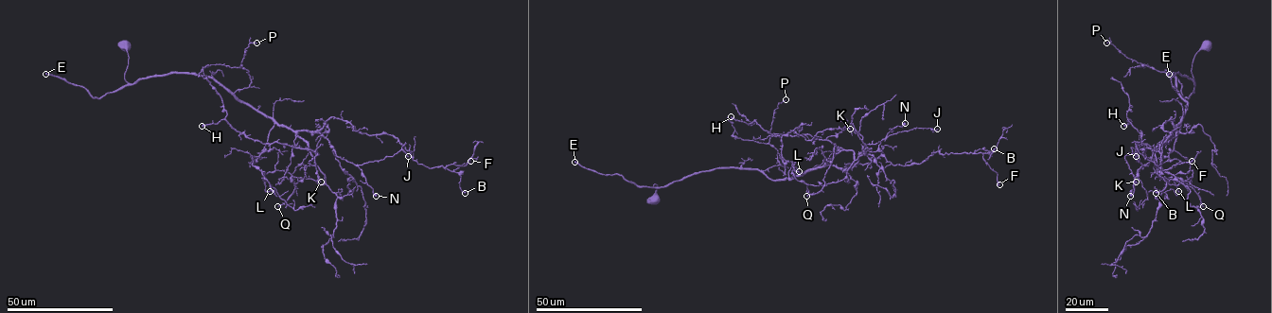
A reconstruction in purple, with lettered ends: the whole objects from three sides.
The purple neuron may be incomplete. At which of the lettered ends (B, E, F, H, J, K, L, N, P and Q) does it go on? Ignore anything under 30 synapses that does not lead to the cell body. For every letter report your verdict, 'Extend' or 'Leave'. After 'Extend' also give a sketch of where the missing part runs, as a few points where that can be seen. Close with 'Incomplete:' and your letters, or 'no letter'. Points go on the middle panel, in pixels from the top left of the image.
B: Leave
E: Extend
F: Leave
H: Leave
J: Leave
K: Leave
L: Leave
N: Leave
P: Leave
Q: Leave
Incomplete: E

